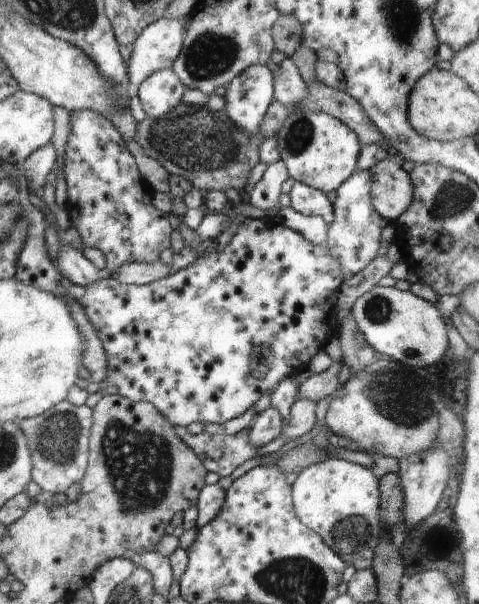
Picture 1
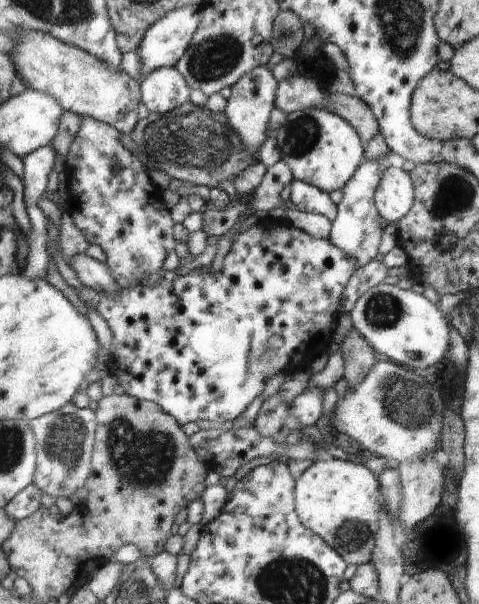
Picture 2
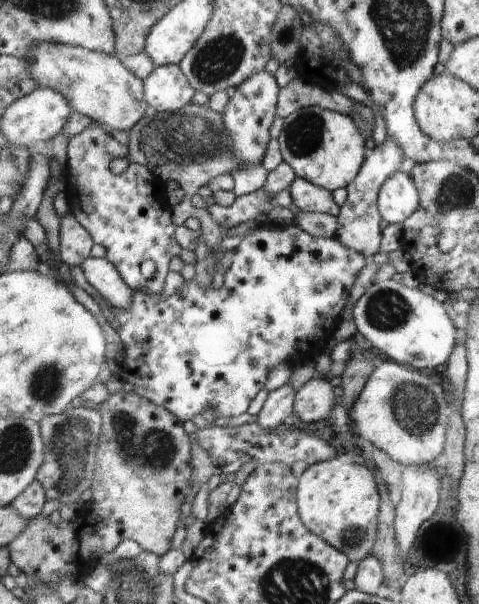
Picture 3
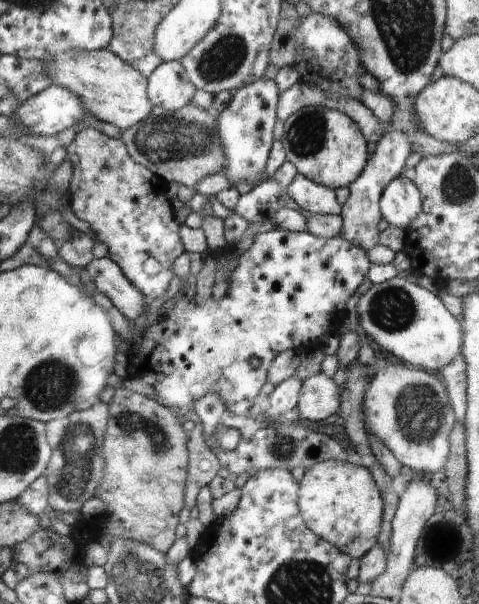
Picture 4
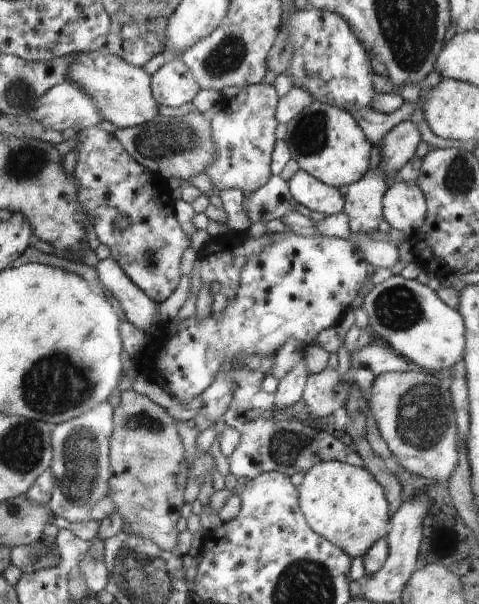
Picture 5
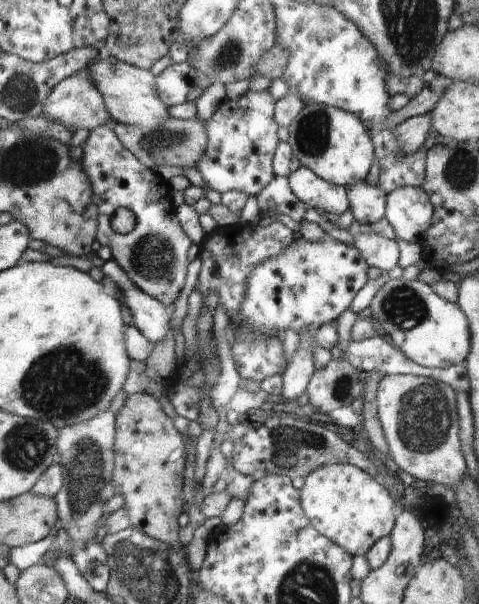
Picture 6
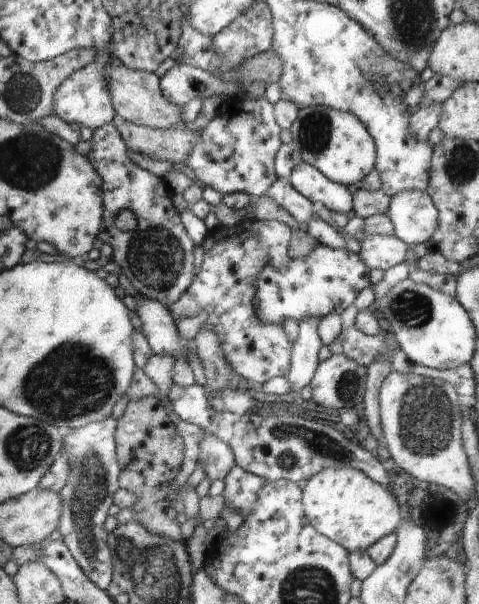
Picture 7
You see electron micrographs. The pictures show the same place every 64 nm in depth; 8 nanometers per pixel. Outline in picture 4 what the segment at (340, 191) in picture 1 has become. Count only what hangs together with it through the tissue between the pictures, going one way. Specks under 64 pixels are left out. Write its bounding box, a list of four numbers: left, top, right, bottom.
[341,130,411,251]

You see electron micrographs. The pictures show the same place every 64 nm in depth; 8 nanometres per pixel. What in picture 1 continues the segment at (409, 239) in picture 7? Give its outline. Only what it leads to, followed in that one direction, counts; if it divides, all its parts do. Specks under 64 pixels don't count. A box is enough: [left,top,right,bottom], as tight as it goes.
[371,157,413,222]

